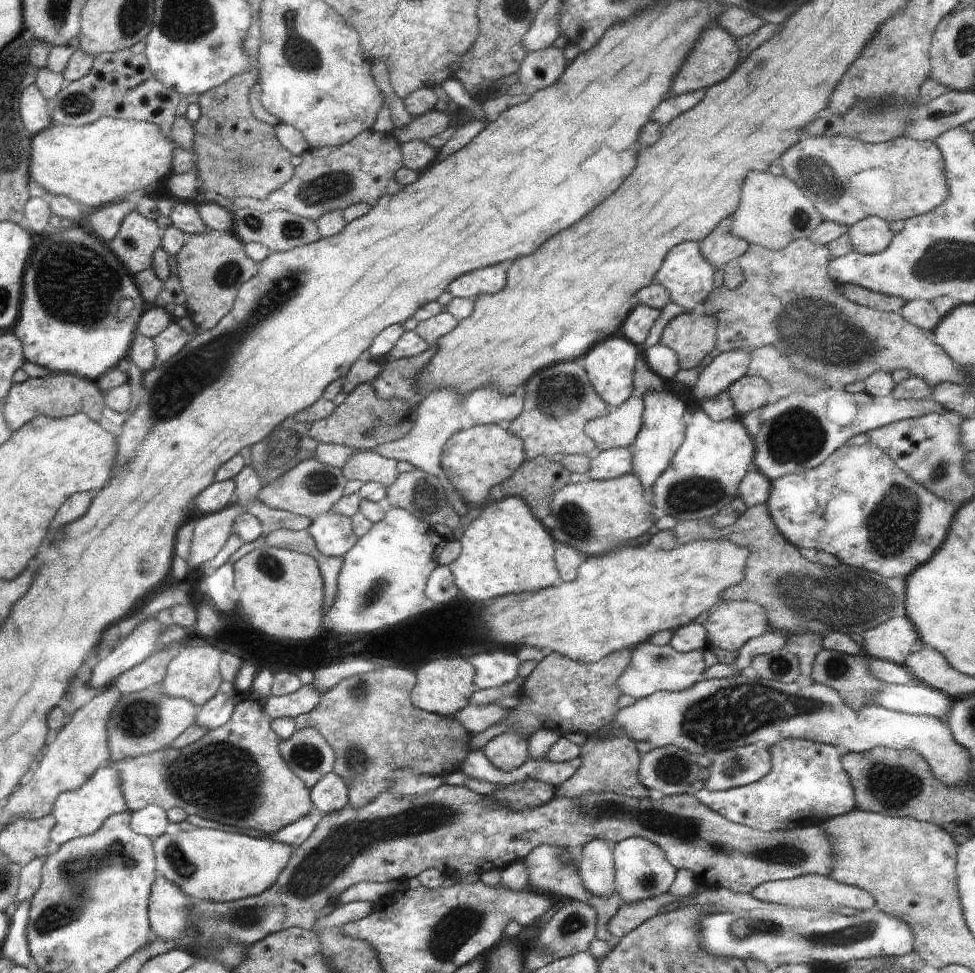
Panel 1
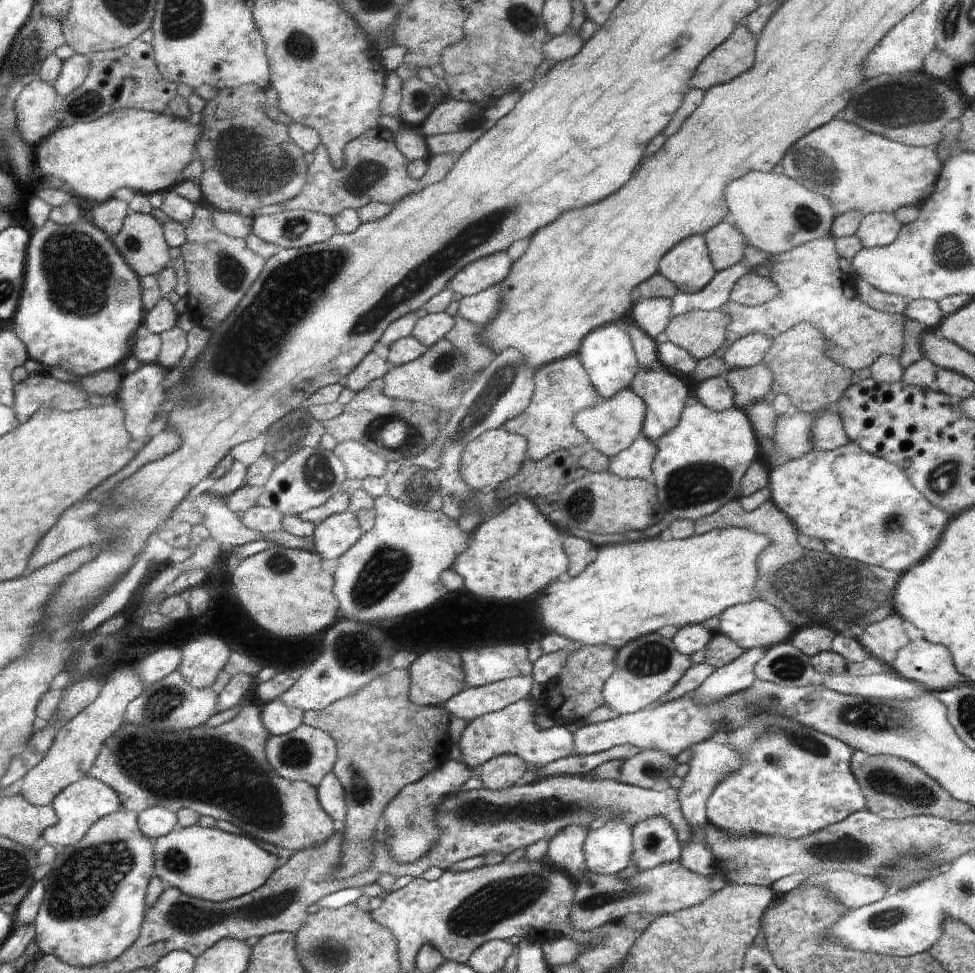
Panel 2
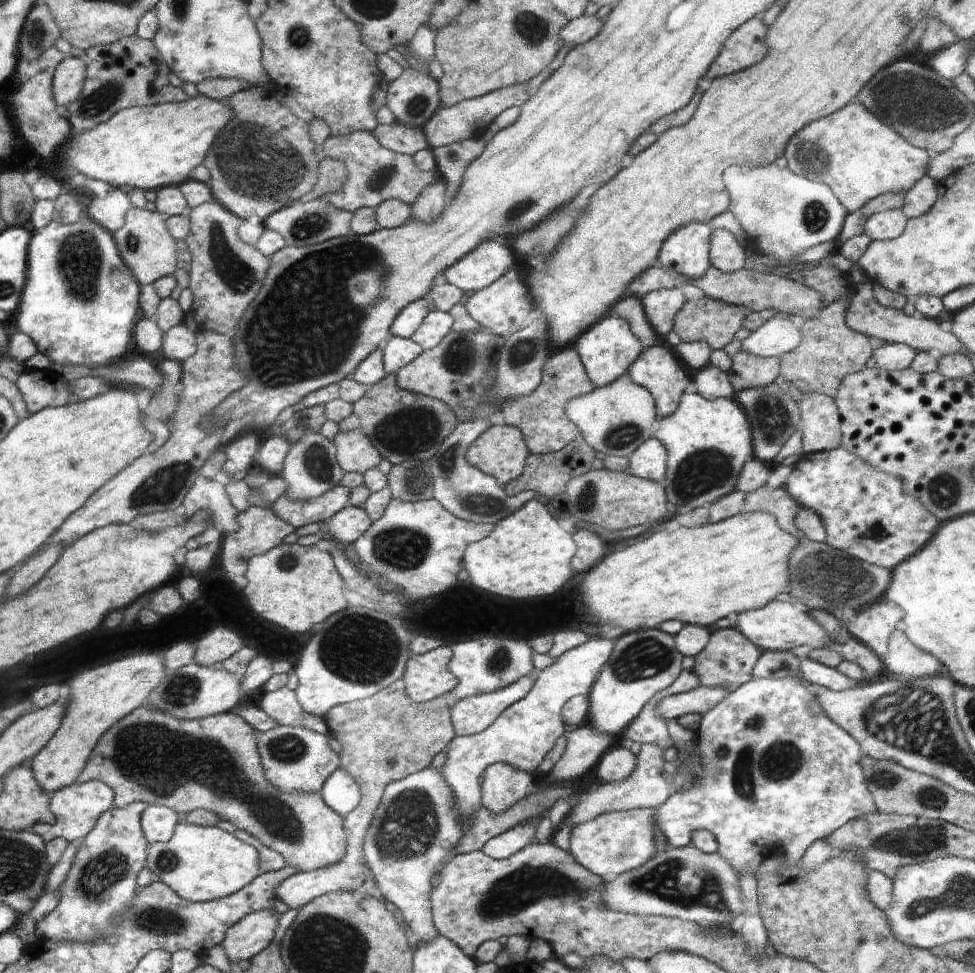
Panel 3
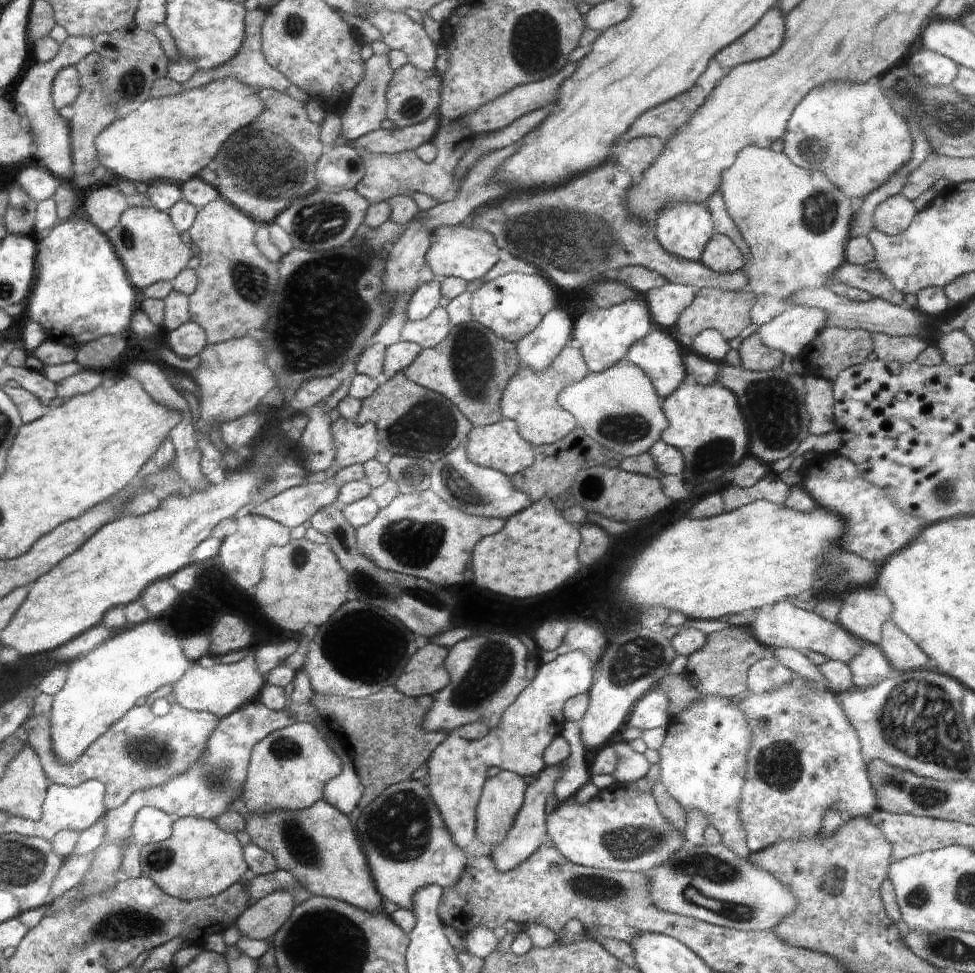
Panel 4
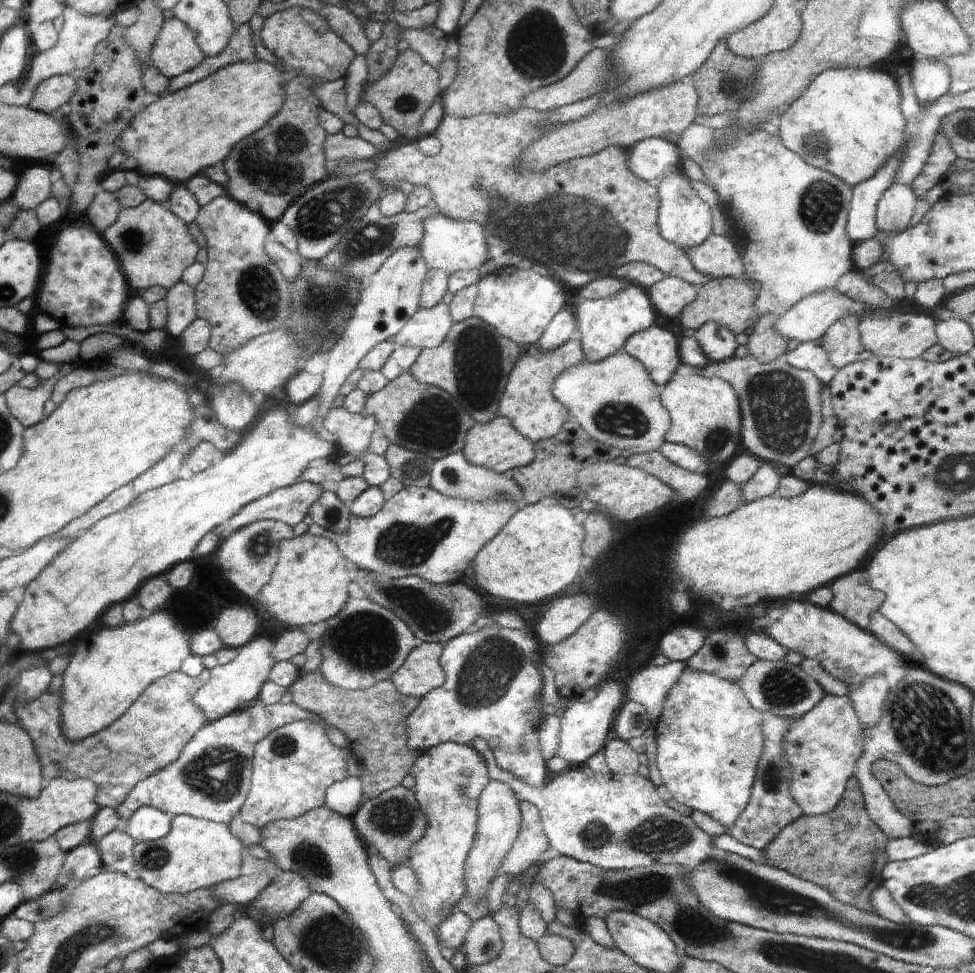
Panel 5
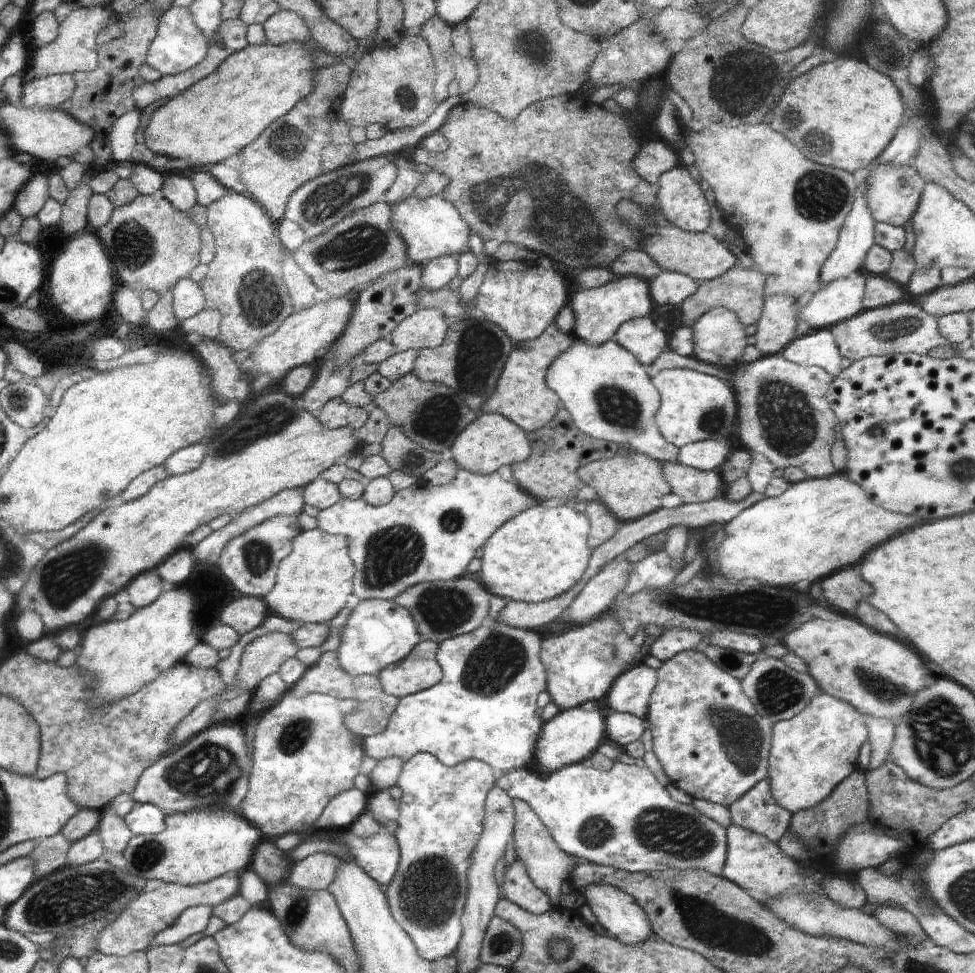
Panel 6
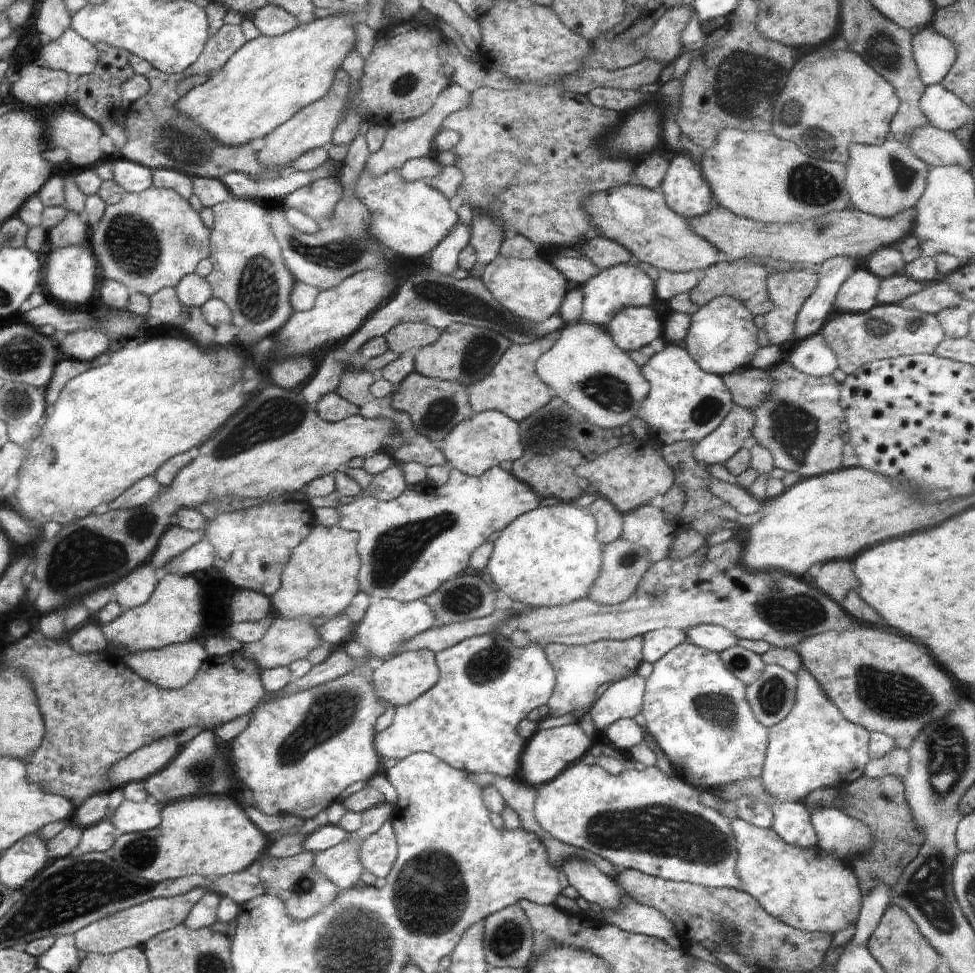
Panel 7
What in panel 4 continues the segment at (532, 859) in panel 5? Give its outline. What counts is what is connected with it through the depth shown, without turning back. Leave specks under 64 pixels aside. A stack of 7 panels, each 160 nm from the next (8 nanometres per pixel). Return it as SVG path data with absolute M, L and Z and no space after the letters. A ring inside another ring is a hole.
M559 765L549 766L535 776L533 783L528 784L525 792L524 807L517 816L516 823L510 828L509 836L490 855L494 862L494 868L498 872L510 872L518 868L520 864L530 859L542 849L548 834L548 816L546 815L546 798L552 794L554 784L557 783Z

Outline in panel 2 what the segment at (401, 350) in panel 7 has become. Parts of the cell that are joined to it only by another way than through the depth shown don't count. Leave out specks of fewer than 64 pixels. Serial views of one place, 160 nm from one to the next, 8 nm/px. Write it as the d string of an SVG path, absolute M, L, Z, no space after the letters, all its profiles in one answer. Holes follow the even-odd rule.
M445 311L426 314L417 320L412 336L429 348L438 343L438 340L445 339L453 331L455 323L455 318L449 316Z

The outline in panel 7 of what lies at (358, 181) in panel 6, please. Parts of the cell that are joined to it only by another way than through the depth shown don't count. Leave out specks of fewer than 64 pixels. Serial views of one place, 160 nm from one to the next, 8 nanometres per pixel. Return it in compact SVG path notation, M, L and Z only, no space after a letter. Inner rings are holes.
M451 86L446 88L446 96L442 96L442 100L437 100L437 103L430 108L430 112L426 112L424 116L410 122L394 124L394 128L388 128L386 132L385 142L382 148L375 153L371 153L366 162L364 172L370 172L374 178L382 176L390 170L399 170L405 167L406 162L416 158L428 157L434 152L434 138L444 129L446 116L457 112L458 108L466 108L470 104L470 92L466 92L460 86ZM340 178L316 180L316 182L292 192L286 198L284 208L292 206L323 227L335 214L335 208L342 200L343 194L344 186L341 184Z

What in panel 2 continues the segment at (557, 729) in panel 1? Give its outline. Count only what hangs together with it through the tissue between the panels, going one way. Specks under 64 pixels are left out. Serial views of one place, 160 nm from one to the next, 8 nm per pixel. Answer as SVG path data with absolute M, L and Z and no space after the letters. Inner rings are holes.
M583 646L568 656L560 674L541 686L540 694L544 698L546 716L556 720L558 725L563 725L578 722L591 711L603 706L605 698L602 697L602 690L606 680L609 680L616 670L617 658L616 650L608 646Z

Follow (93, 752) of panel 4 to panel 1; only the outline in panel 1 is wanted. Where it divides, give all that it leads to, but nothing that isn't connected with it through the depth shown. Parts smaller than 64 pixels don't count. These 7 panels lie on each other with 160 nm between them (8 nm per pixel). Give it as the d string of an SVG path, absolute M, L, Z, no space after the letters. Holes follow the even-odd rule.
M246 700L235 704L234 713L231 714L230 720L227 724L220 728L209 731L205 736L202 736L197 742L190 744L184 748L173 748L169 746L162 748L152 754L146 754L144 756L134 756L134 758L126 758L124 760L118 760L118 762L112 762L108 760L105 766L114 768L120 772L122 776L122 792L125 793L126 805L128 806L127 811L133 814L135 811L145 808L146 805L156 804L160 806L164 811L168 811L172 808L178 808L184 810L186 815L196 815L202 819L209 819L218 823L237 826L241 829L254 829L263 833L275 834L282 828L288 827L291 823L296 823L298 820L304 819L309 816L309 813L313 810L312 797L310 796L310 789L306 786L305 782L289 768L288 762L281 756L281 740L274 732L272 728L272 722L268 720L268 717L264 713L264 708L258 702L254 700Z

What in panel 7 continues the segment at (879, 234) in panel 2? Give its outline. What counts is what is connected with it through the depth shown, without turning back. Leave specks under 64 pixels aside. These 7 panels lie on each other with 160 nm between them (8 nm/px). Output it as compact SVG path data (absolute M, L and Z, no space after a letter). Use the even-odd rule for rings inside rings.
M891 132L884 144L850 144L848 153L850 158L845 165L845 184L851 207L878 218L892 218L912 206L916 207L925 192L930 168L905 144L898 142Z

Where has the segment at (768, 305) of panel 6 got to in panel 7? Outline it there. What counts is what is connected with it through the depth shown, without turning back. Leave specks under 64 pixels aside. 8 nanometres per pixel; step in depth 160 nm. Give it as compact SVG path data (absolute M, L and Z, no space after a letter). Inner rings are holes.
M782 270L774 272L766 278L767 292L773 306L764 318L766 325L764 330L768 334L768 342L771 345L780 346L785 342L794 340L794 328L800 308L804 305L806 298L814 292L818 281L815 270Z

